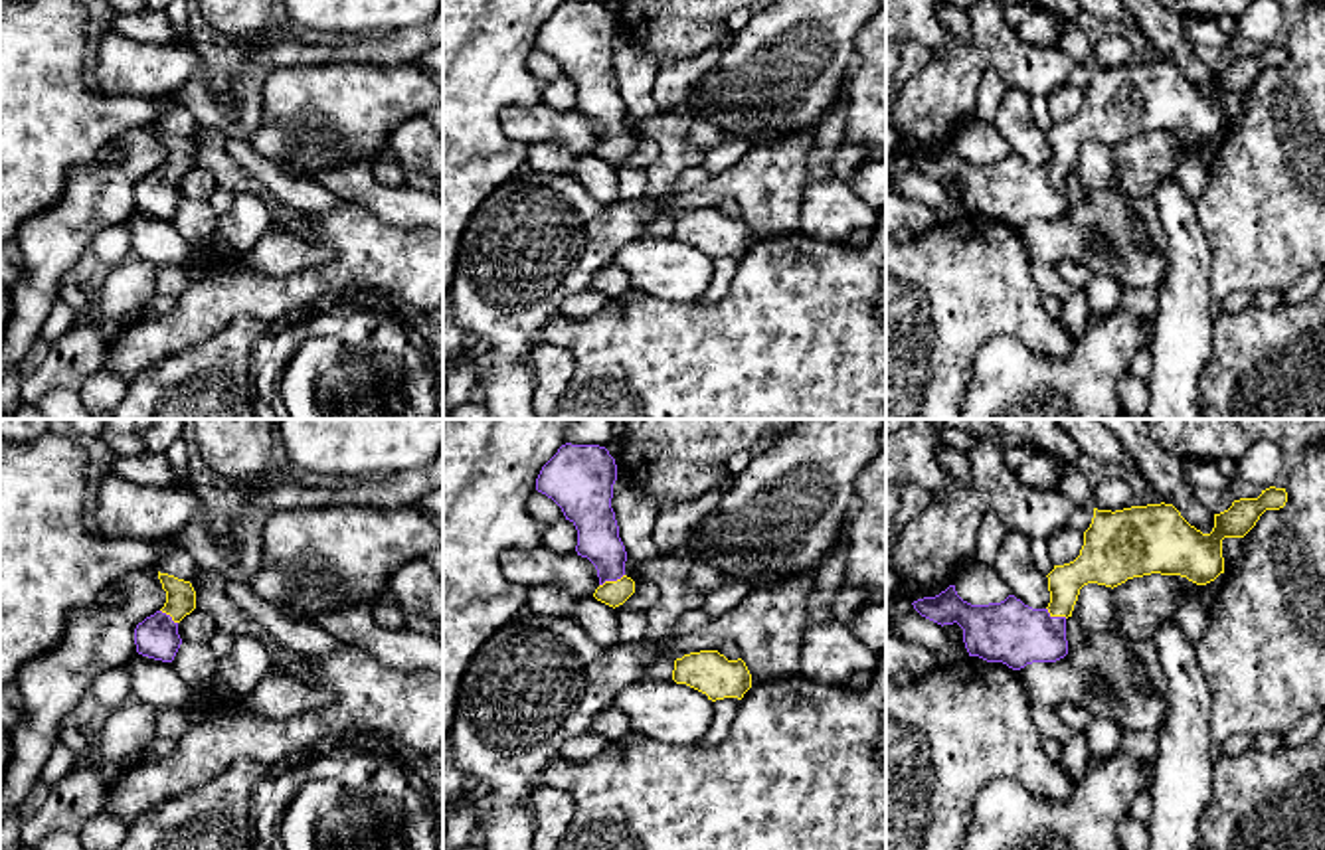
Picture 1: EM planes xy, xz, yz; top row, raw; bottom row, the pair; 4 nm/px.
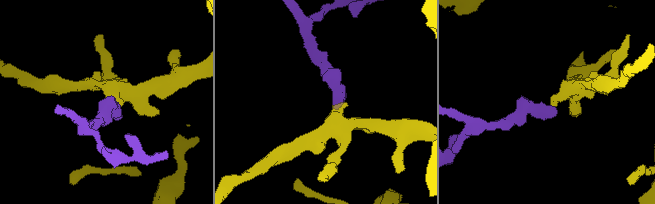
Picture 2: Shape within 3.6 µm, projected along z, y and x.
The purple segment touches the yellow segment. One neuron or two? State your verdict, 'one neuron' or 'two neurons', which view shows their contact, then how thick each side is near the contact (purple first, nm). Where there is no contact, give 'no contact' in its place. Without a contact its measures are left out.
one neuron | xz | 180/110 nm

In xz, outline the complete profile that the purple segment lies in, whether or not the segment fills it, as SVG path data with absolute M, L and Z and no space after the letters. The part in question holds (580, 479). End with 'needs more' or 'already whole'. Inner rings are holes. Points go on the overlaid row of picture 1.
M566 443L542 467L536 478L536 490L552 498L577 530L575 552L587 557L599 577L593 597L609 607L623 605L635 593L635 581L625 575L627 552L619 538L619 526L611 508L617 465L605 447Z; needs more

